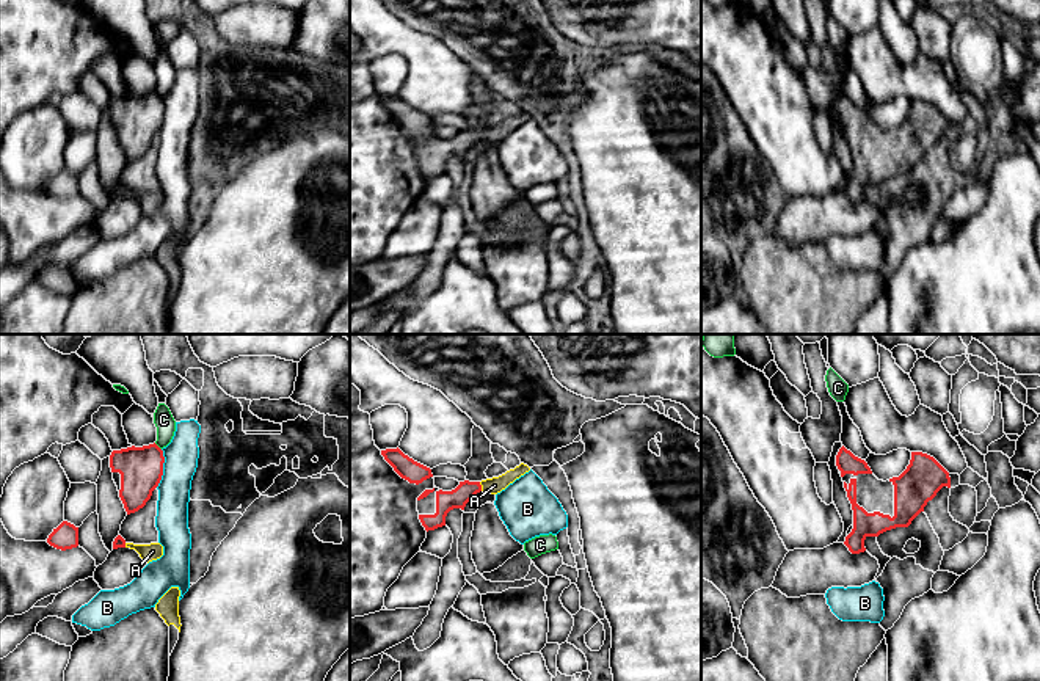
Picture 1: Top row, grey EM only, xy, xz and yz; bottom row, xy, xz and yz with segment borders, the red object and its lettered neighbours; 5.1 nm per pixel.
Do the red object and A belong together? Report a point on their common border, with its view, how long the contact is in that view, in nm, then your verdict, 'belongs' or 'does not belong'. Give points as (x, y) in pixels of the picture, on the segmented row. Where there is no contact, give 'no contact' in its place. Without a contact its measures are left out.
xz (480, 487) | 50 nm | belongs

